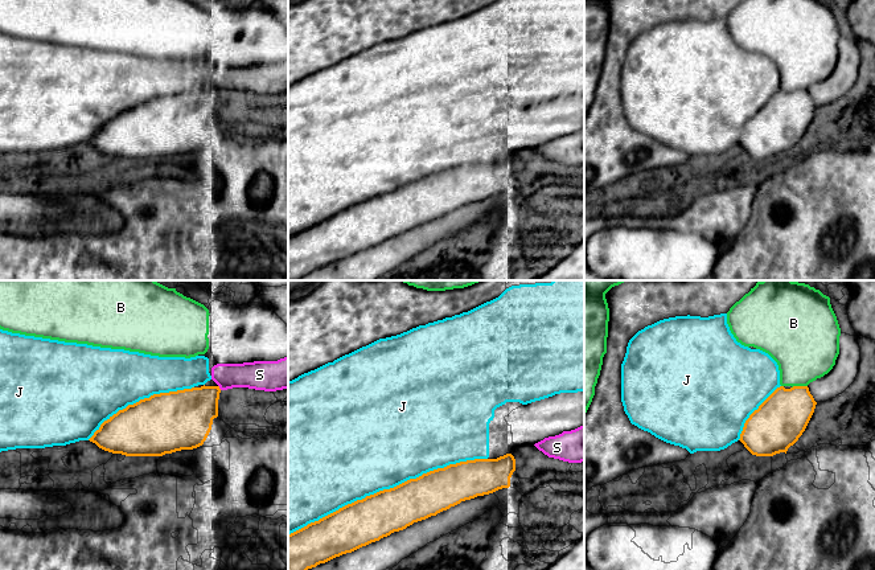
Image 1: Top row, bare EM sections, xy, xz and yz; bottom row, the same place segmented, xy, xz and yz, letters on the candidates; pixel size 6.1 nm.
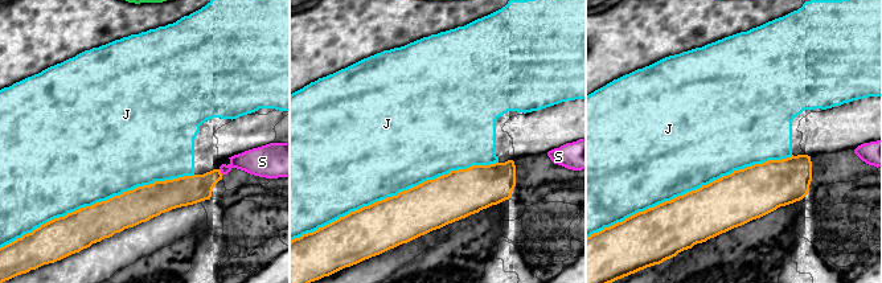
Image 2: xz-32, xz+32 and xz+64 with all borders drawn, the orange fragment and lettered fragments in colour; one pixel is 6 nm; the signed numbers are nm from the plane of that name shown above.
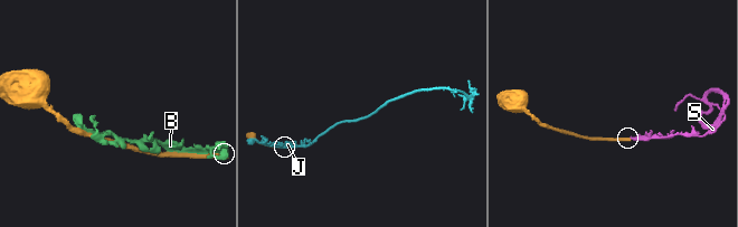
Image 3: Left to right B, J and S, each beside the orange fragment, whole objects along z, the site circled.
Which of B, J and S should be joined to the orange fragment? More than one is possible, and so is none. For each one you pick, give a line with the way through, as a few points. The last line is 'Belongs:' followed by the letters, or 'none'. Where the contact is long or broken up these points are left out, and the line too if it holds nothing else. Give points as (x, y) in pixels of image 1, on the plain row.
Belongs: none

